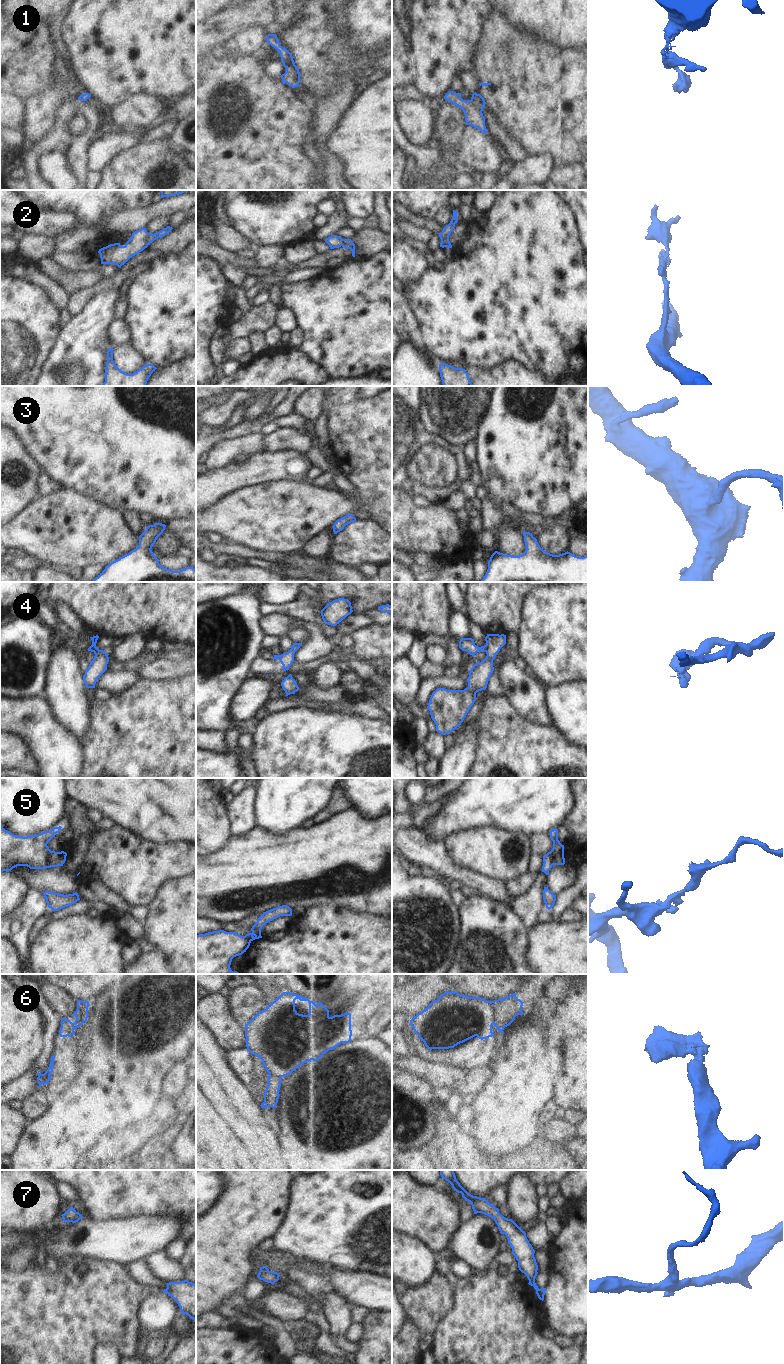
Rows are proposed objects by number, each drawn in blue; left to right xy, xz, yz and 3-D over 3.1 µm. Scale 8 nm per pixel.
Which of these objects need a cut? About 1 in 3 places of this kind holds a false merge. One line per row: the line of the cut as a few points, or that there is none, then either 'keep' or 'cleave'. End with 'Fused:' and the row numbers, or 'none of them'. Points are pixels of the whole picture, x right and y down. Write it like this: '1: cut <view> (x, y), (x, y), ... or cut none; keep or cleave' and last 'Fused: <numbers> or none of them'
1: cut none; keep
2: cut yz (448, 236), (442, 240), (444, 246); cleave
3: cut none; keep
4: cut yz (485, 645), (487, 648), (486, 652); cleave
5: cut xy (51, 851), (45, 867); cleave
6: cut yz (491, 1001), (494, 1023); cleave
7: cut none; keep
Fused: 2, 4, 5, 6

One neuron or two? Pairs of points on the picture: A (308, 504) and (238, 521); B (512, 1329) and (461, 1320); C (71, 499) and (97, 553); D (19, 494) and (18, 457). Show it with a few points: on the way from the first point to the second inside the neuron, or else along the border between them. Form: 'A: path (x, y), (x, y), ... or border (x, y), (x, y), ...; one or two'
A: path (291, 513), (275, 517), (255, 517); one
B: path (499, 1329), (474, 1327); one
C: path (71, 512), (71, 524), (87, 540); one
D: path (23, 485), (30, 478), (30, 470), (26, 466); one

